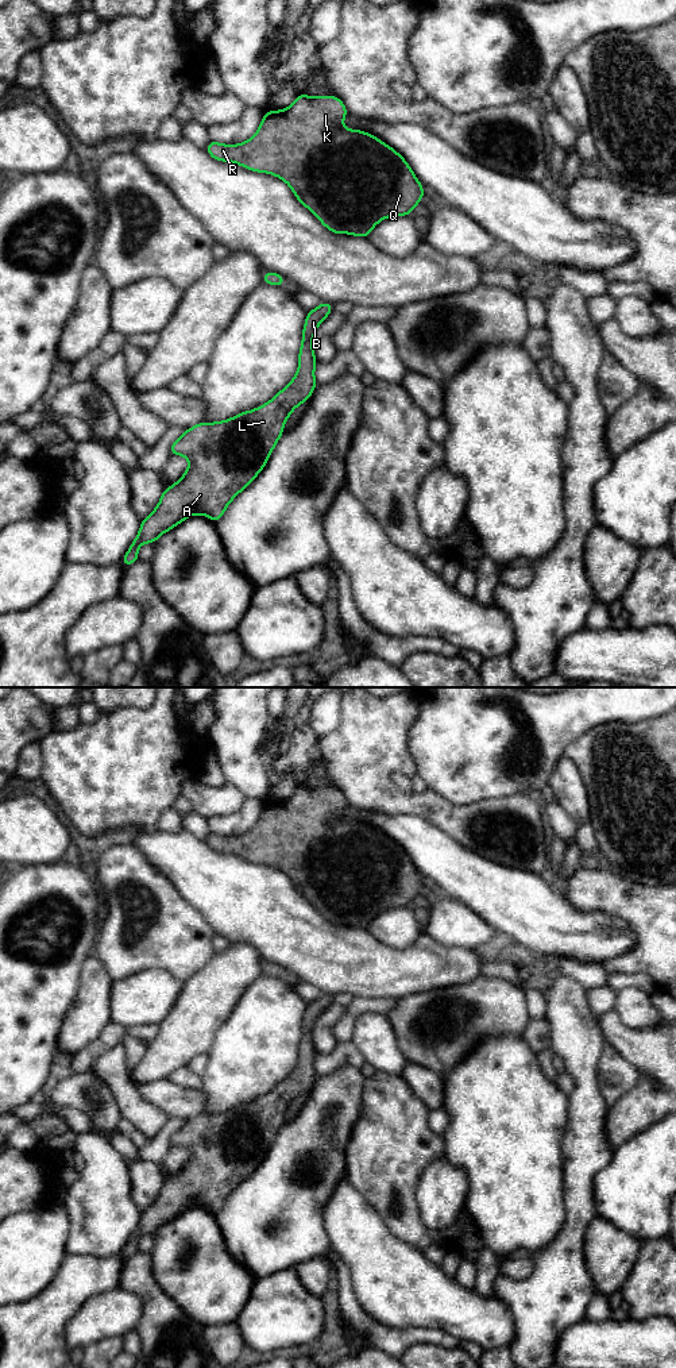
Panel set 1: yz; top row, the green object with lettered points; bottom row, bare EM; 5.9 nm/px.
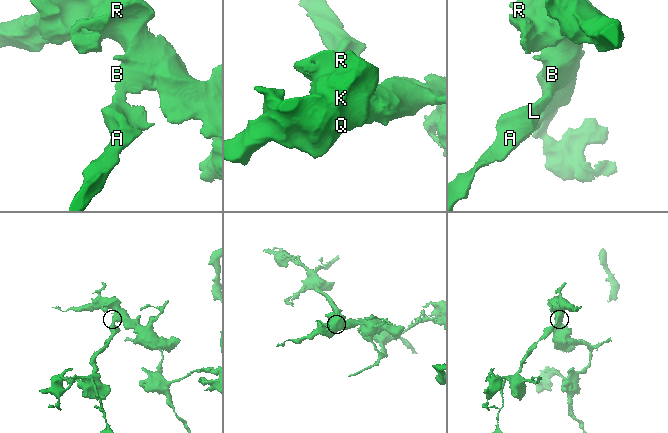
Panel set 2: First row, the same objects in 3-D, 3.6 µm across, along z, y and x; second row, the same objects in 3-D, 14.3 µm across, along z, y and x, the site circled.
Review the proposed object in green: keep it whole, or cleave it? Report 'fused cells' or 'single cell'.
single cell

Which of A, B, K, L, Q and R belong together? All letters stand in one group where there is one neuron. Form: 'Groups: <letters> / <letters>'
Groups: A B K L Q R

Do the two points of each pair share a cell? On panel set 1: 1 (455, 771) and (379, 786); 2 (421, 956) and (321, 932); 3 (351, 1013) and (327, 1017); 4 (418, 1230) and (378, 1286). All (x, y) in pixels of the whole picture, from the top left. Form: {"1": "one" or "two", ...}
{"1": "two", "2": "one", "3": "two", "4": "two"}

